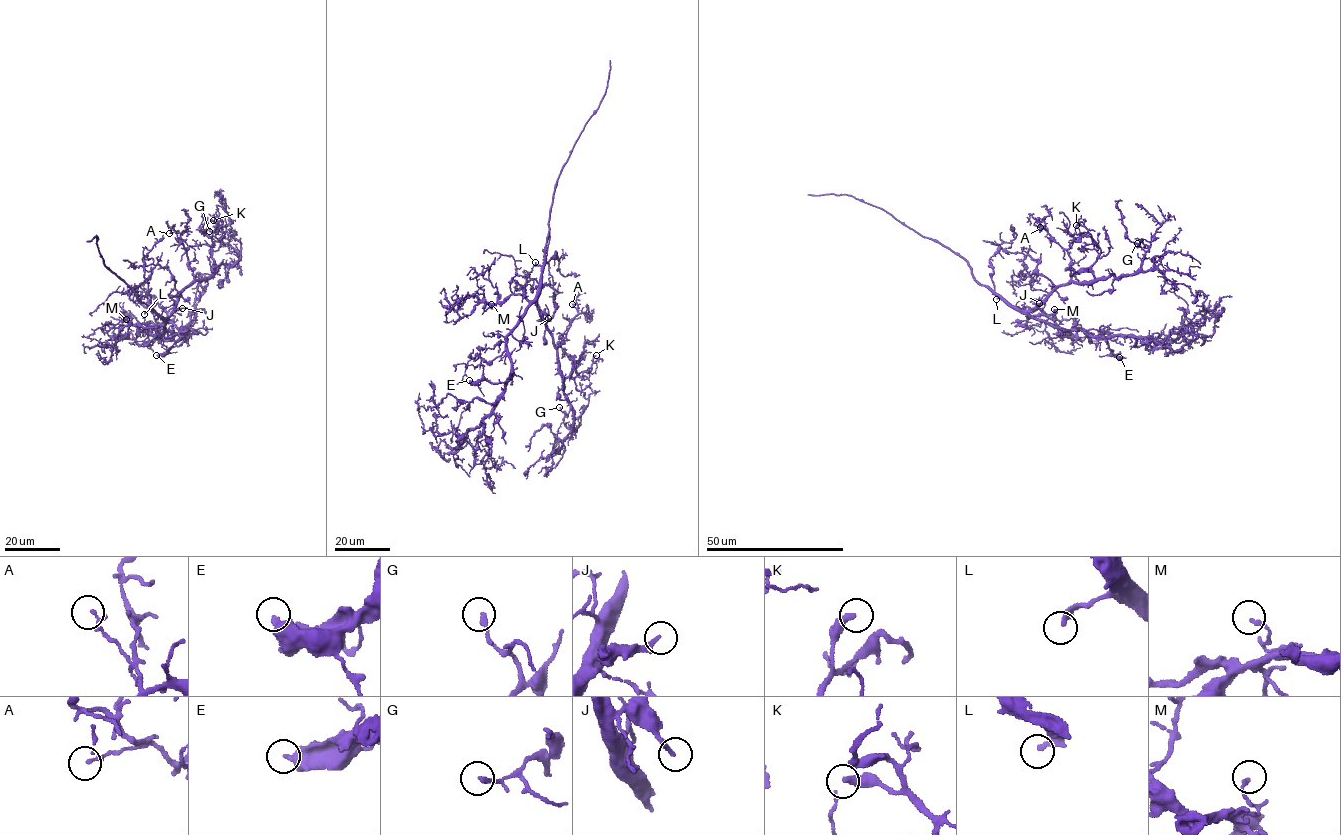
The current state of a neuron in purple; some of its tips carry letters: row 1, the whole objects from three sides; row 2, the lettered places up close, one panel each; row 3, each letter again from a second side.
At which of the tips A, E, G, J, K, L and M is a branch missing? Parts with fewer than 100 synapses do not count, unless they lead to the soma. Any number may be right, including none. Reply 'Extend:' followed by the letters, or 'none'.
Extend: E, L

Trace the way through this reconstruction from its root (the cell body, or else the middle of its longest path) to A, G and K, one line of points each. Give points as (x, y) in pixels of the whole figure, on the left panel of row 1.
A: (164, 322), (181, 292), (194, 278), (180, 233), (169, 233)
G: (164, 322), (183, 290), (211, 275), (219, 265), (231, 265), (240, 260), (238, 240), (216, 229), (209, 231)
K: (164, 322), (183, 290), (214, 272), (211, 238), (216, 224), (213, 220)

